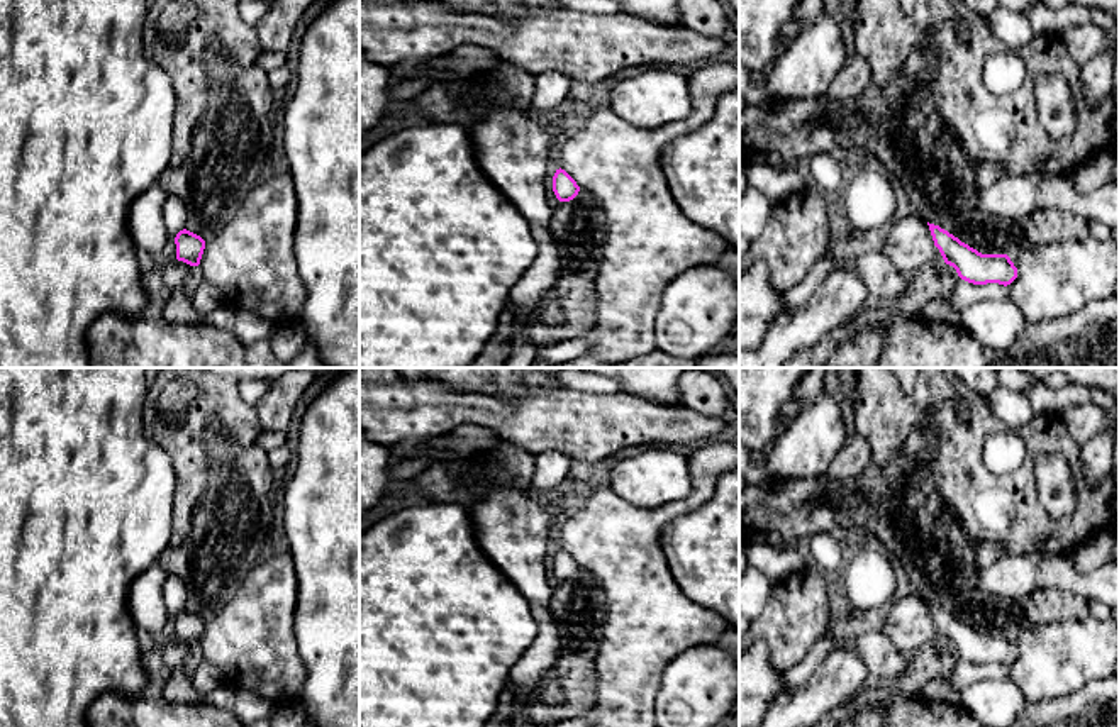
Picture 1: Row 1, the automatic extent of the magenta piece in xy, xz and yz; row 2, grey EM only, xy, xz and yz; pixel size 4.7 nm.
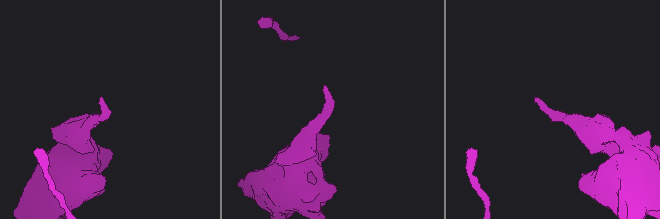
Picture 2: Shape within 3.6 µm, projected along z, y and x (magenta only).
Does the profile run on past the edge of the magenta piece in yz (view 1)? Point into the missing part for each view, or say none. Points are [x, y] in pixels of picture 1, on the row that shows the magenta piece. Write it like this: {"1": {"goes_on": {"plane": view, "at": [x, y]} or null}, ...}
{"1": {"goes_on": null}}

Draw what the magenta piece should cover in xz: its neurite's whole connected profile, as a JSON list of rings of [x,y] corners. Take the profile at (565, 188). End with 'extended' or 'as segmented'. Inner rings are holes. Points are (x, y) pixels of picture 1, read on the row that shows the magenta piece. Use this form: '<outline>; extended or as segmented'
[[[560,168],[553,176],[553,191],[560,202],[570,202],[578,195],[580,186],[565,169]]]; as segmented

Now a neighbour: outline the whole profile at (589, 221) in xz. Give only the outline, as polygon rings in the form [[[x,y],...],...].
[[[587,190],[568,202],[575,212],[571,225],[575,237],[598,237],[605,229],[605,217],[600,202]]]

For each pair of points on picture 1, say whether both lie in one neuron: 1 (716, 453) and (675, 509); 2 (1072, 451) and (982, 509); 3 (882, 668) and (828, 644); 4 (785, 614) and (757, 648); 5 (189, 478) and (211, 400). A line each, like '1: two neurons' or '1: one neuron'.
1: one neuron
2: one neuron
3: one neuron
4: two neurons
5: one neuron

